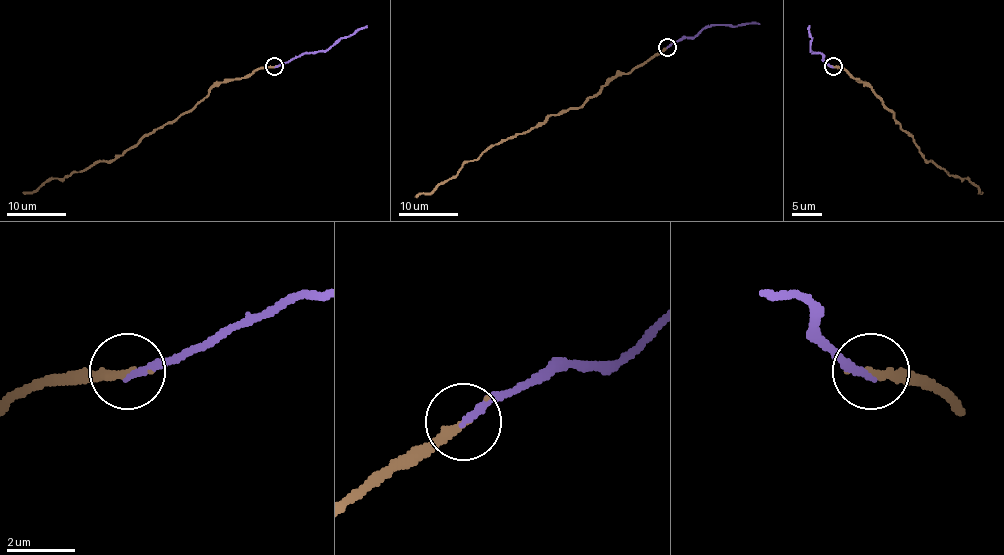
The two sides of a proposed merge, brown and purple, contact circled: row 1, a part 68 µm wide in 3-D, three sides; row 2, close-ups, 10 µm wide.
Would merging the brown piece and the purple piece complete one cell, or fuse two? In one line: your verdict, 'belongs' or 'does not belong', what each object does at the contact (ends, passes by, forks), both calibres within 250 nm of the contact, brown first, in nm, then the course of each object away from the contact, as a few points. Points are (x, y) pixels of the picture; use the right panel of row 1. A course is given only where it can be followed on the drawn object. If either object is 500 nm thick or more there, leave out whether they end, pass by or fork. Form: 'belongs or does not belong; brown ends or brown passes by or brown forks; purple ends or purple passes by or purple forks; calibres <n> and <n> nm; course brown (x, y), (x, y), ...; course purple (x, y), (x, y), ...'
belongs; brown ends; purple ends; calibres 240 and 200 nm; course brown (832, 66), (865, 82), (926, 159), (969, 179), (982, 192); course purple (832, 66), (820, 54), (810, 51), (810, 25)

